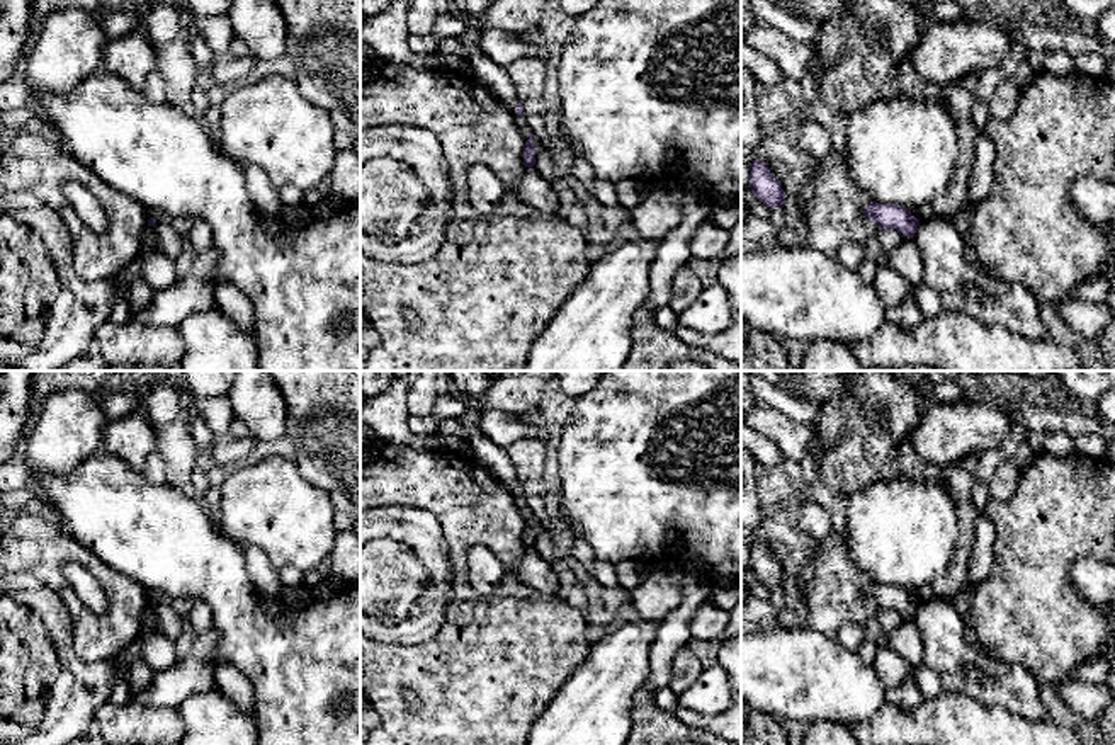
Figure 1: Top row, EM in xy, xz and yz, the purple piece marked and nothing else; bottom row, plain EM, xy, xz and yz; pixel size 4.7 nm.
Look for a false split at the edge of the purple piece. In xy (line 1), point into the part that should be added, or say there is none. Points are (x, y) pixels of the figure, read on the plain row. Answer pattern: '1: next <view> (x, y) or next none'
1: next none

